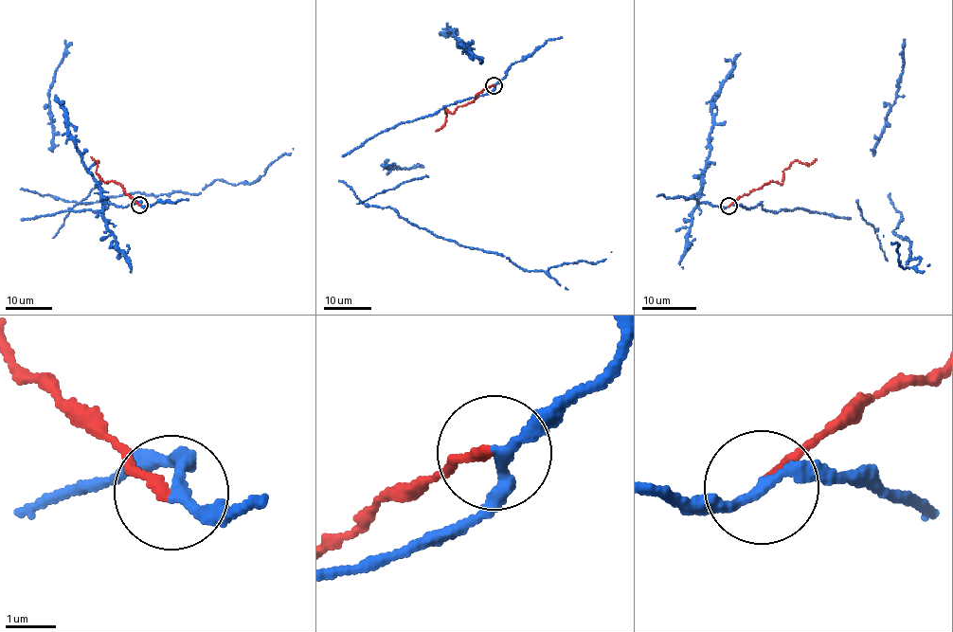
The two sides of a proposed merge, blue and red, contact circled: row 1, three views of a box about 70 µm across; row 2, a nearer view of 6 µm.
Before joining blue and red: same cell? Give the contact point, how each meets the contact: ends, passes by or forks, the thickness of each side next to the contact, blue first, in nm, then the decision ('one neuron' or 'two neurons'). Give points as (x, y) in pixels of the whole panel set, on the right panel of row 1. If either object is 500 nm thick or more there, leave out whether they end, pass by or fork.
place (728, 206); blue passes by; red ends; calibres 200 and 180 nm; two neurons

